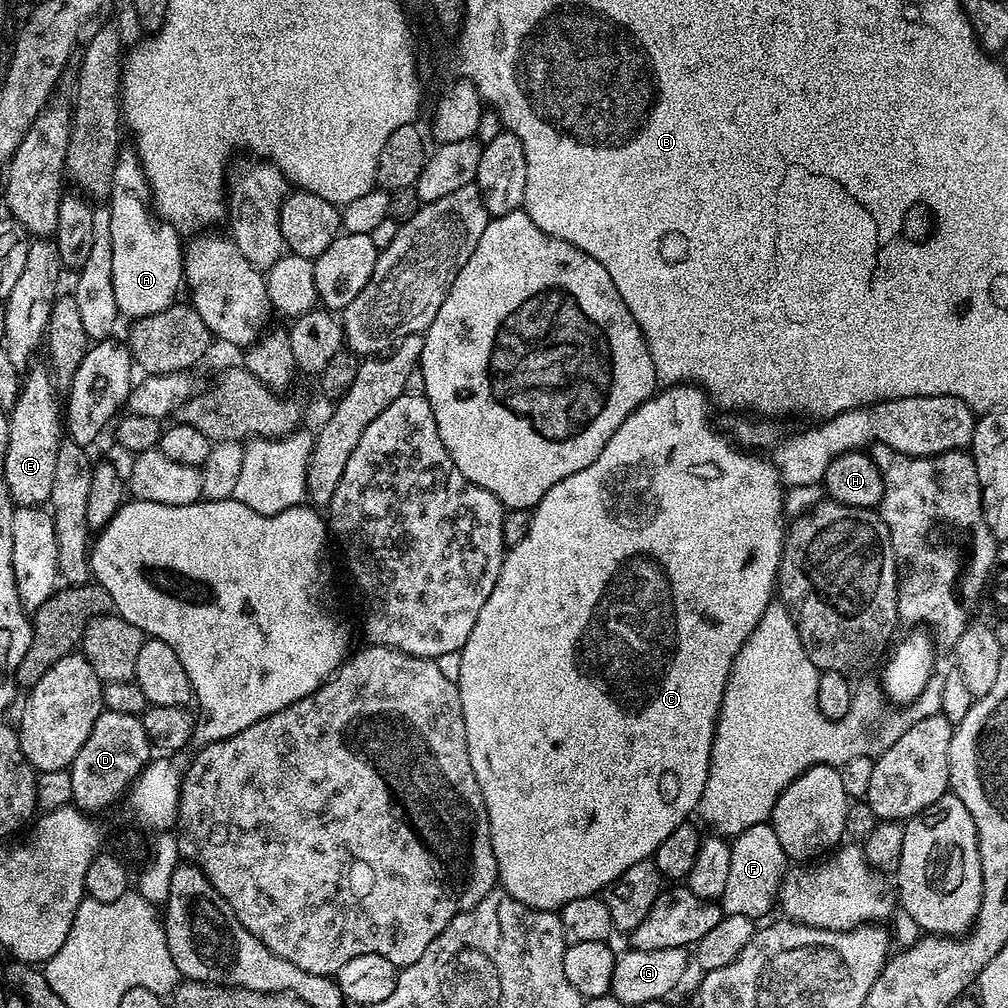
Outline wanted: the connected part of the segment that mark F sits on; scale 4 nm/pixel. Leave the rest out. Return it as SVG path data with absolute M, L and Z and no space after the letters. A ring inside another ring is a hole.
M768 822L750 826L750 830L742 830L742 834L731 841L731 845L730 874L726 878L726 890L722 897L723 915L745 915L752 921L759 921L759 916L764 916L771 908L777 907L780 883L784 881L790 859L783 852L782 845Z

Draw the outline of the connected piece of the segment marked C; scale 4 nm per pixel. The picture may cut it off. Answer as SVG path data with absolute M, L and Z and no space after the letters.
M693 383L665 387L653 394L646 402L642 402L642 406L635 408L630 418L626 418L626 422L622 422L622 426L614 430L614 438L606 442L602 454L598 454L598 458L594 458L594 462L590 462L586 470L578 470L578 474L570 474L562 478L562 482L550 486L550 490L536 503L531 513L532 521L529 524L529 530L526 531L526 536L507 549L504 565L498 574L498 582L490 598L486 598L486 606L482 606L478 614L478 622L474 622L474 630L470 630L470 638L466 638L464 647L460 649L461 670L456 680L456 688L460 691L462 718L466 722L466 746L470 754L470 766L474 766L474 778L480 787L480 796L484 800L484 809L488 815L488 829L490 842L494 848L498 884L503 891L518 898L518 902L531 908L555 912L563 908L566 902L574 902L574 898L586 898L603 893L604 889L611 886L623 872L630 870L634 862L642 862L655 857L658 846L662 846L663 840L678 825L685 823L691 817L688 816L691 812L693 815L699 809L702 790L706 786L706 778L710 770L710 754L716 737L716 719L720 713L722 694L730 678L732 663L742 650L746 638L754 630L754 626L758 626L758 622L764 617L764 611L767 610L769 604L773 603L774 593L778 588L780 559L784 553L786 488L771 459L764 457L763 460L763 455L741 450L724 432L716 428L712 429L712 424L708 421L708 408L710 409L710 401L707 395Z

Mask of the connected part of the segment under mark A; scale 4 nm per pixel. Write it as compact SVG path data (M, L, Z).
M124 150L116 161L110 193L110 241L113 246L113 286L121 317L139 318L166 310L182 292L184 248L181 233L150 210L148 180L135 151Z

